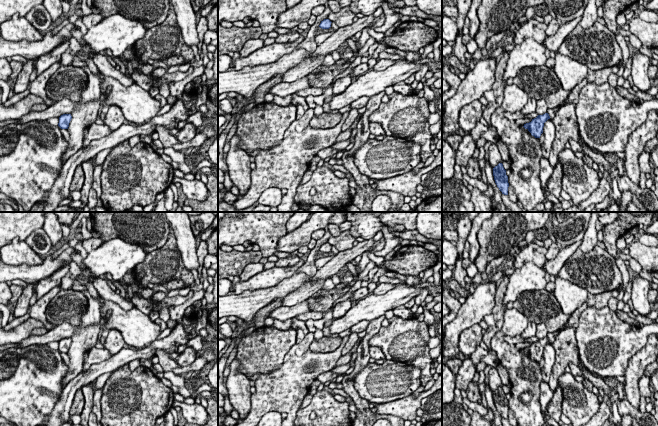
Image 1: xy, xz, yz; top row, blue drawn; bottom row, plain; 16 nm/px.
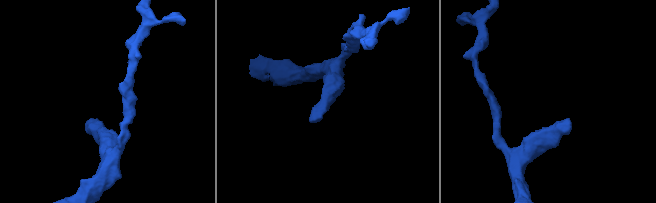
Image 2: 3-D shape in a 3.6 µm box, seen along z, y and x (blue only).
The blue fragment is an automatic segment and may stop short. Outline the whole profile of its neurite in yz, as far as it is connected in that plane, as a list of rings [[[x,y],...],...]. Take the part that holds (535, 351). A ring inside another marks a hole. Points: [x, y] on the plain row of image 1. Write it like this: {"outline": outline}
{"outline": [[[584,302],[580,307],[578,307],[571,315],[567,323],[562,327],[561,330],[556,332],[548,333],[547,336],[543,339],[538,339],[536,342],[532,343],[531,346],[524,348],[524,352],[527,353],[532,360],[535,362],[540,362],[543,357],[544,347],[548,343],[553,343],[555,336],[561,332],[566,327],[568,328],[577,328],[579,324],[579,318],[582,312],[588,308],[587,302]]]}

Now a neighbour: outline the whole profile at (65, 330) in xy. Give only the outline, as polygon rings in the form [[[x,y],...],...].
[[[63,322],[55,328],[48,330],[44,335],[30,335],[25,340],[22,340],[18,347],[25,348],[35,344],[47,344],[54,341],[59,342],[63,338],[71,338],[75,334],[77,328],[77,326],[72,326],[67,322]]]

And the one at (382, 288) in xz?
[[[380,283],[370,294],[384,294],[393,288],[395,288],[393,283]]]

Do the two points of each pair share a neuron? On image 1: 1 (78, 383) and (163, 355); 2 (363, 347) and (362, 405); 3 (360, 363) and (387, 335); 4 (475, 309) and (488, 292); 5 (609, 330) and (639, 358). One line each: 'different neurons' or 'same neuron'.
1: different neurons
2: same neuron
3: different neurons
4: same neuron
5: different neurons

